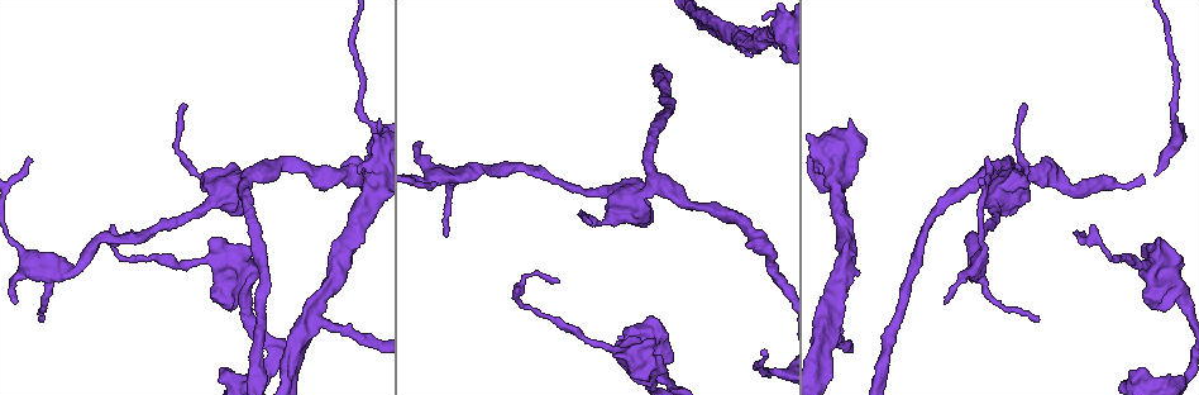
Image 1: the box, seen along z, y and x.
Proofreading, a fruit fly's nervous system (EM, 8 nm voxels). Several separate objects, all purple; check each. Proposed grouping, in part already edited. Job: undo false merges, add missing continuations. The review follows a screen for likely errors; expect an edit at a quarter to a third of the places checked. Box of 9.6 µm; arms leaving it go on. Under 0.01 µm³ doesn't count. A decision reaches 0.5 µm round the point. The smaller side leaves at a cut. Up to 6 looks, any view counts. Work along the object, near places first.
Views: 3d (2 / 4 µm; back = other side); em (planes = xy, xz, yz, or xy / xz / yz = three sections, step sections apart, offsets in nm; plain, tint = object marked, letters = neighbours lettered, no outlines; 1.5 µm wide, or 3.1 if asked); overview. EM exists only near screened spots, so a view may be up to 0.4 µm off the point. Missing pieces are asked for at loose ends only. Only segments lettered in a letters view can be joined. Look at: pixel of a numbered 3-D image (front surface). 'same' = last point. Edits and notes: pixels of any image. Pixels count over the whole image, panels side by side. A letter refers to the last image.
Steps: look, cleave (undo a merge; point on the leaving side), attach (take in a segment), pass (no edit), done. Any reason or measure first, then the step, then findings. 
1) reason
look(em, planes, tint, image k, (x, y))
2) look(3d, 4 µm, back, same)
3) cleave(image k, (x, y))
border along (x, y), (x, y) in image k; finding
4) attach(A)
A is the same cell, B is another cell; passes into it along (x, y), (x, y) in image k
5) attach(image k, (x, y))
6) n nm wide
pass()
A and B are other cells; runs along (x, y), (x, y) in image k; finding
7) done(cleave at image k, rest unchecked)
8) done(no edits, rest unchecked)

branch stops here
look(em, xz, step 4, letters, image 1, (422, 142))

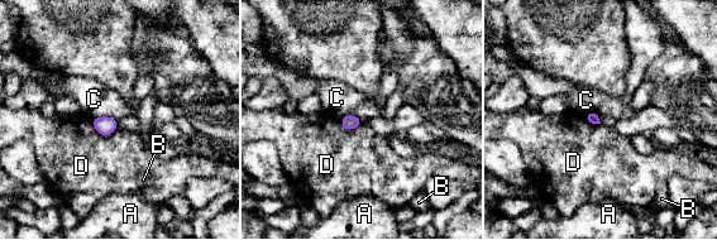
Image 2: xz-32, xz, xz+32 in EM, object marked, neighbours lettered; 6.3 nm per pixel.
look(em, planes, letters, same)

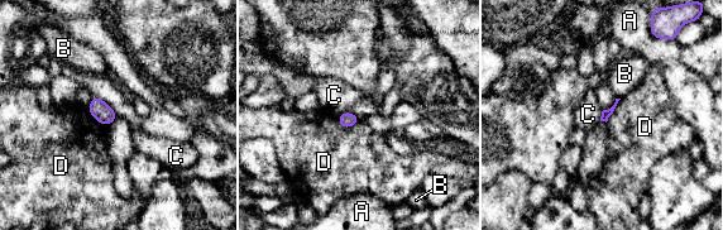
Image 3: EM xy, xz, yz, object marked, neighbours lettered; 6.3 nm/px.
pass()
A, B, C and D are other cells; border along (338, 115), (353, 113), (358, 116) in image 3; none of them fits

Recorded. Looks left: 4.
end of a long branch
look(em, planes, plain, image 1, (586, 223))

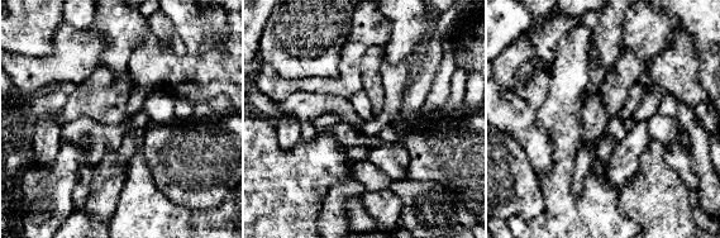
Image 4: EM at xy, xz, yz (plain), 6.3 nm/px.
what lies round it
look(em, planes, letters, same)

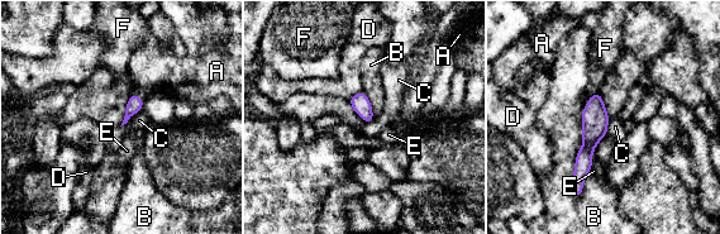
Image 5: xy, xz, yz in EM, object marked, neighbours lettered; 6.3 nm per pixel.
100 nm wide
pass()
A, B, C, D, E and F are other cells; border along (139, 110), (120, 125) in image 5; no lettered segment goes on from it

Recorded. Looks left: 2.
thin end
look(em, xz, step 8, tint, image 1, (447, 237))

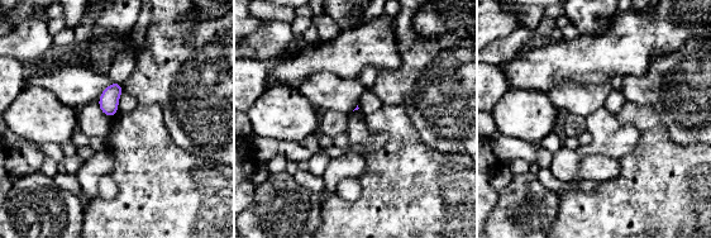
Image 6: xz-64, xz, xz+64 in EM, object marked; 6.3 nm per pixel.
another direction
look(em, yz, step 4, letters, same)

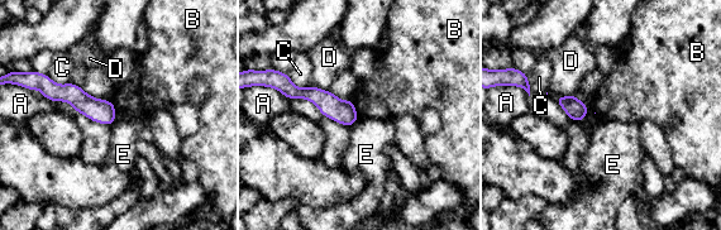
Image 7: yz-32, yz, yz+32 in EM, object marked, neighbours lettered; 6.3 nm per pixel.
pass()
A, B, C, D and E are other cells; runs along (44, 92), (73, 94), (111, 118) in image 7; no lettered segment goes on from it

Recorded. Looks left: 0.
done(no edits, rest unchecked)

